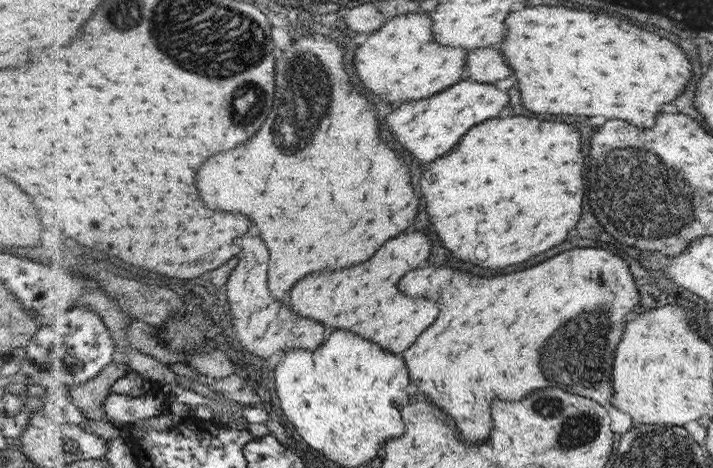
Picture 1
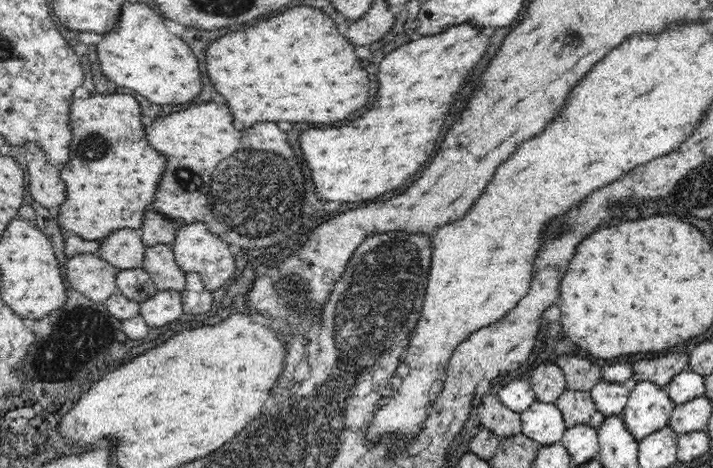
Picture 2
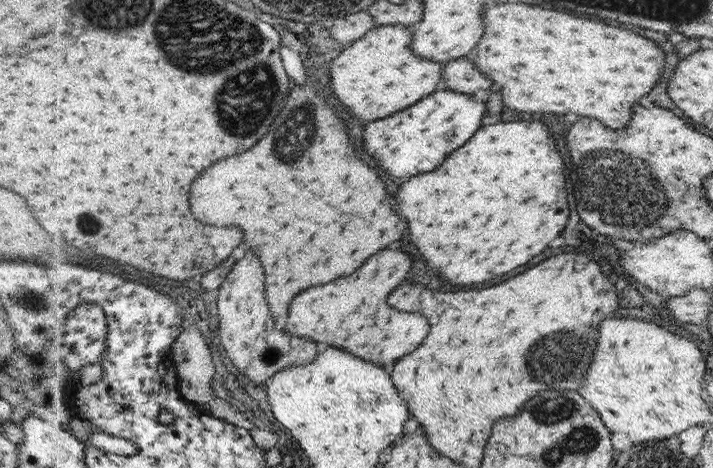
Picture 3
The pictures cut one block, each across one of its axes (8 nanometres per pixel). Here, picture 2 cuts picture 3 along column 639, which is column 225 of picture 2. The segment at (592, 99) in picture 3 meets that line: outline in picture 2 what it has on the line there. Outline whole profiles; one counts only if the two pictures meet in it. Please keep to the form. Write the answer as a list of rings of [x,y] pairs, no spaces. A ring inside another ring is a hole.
[[[310,6],[290,8],[290,10],[286,10],[286,12],[282,12],[282,14],[274,16],[274,18],[268,18],[268,20],[258,22],[254,26],[248,26],[242,32],[230,32],[230,36],[222,36],[222,38],[210,42],[208,48],[206,48],[206,74],[208,74],[210,82],[216,84],[218,92],[230,102],[236,128],[244,128],[244,126],[254,124],[254,122],[278,122],[278,120],[286,120],[286,122],[318,122],[318,124],[336,122],[336,120],[348,118],[356,108],[362,108],[370,100],[370,94],[368,94],[370,92],[368,74],[360,66],[360,60],[354,56],[354,46],[342,34],[338,34],[336,24],[326,14],[322,14],[320,10],[310,8]]]

